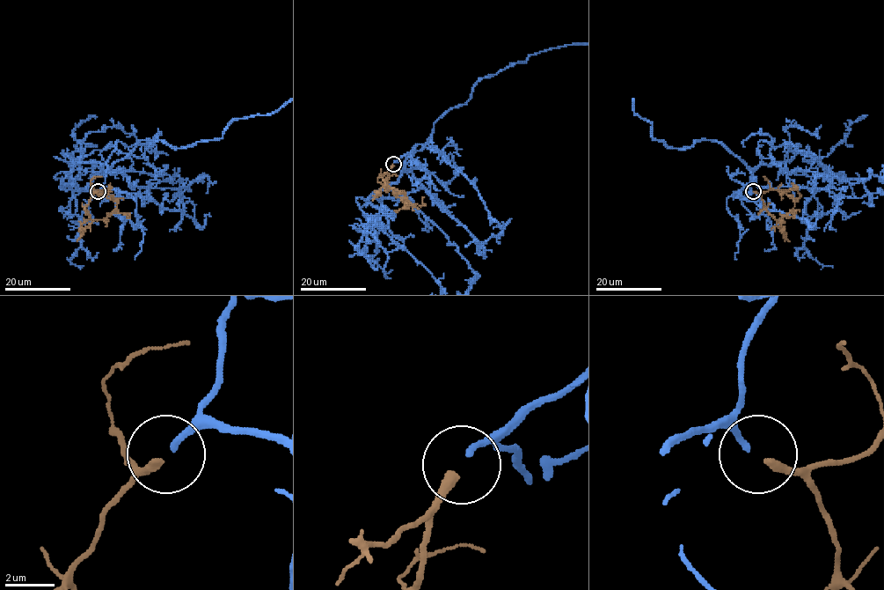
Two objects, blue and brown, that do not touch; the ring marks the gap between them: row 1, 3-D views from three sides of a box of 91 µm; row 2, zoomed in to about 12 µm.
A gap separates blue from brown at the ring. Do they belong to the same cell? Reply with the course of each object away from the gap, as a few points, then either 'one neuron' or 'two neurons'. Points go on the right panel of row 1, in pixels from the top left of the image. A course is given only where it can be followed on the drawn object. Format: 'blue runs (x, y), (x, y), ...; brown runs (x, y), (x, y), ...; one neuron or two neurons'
brown runs (754, 192), (761, 196), (766, 210), (776, 220), (794, 213), (794, 217), (786, 217); one neuron

